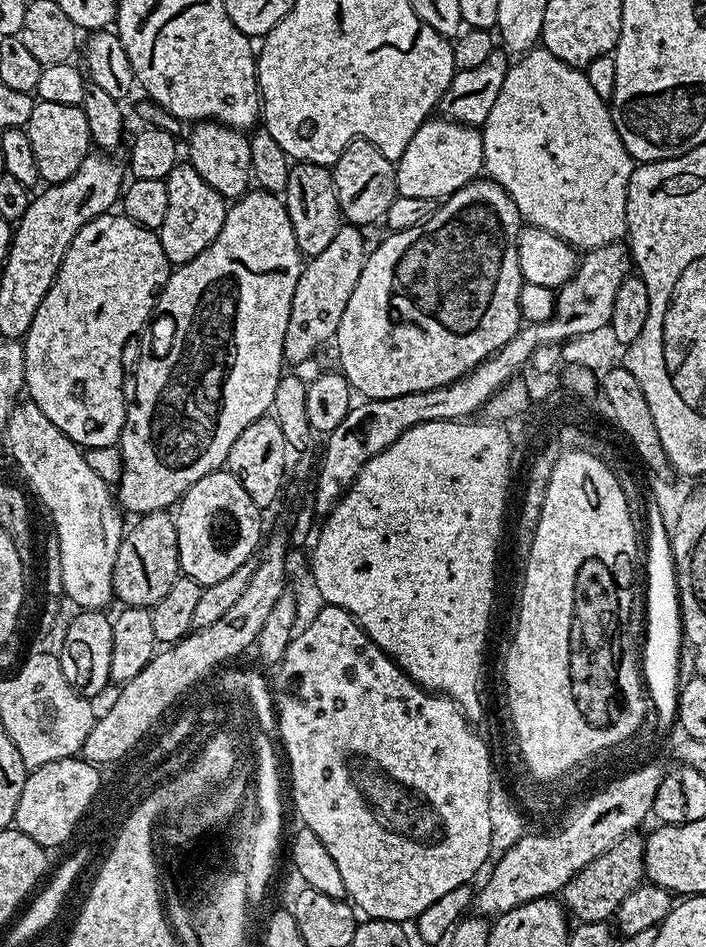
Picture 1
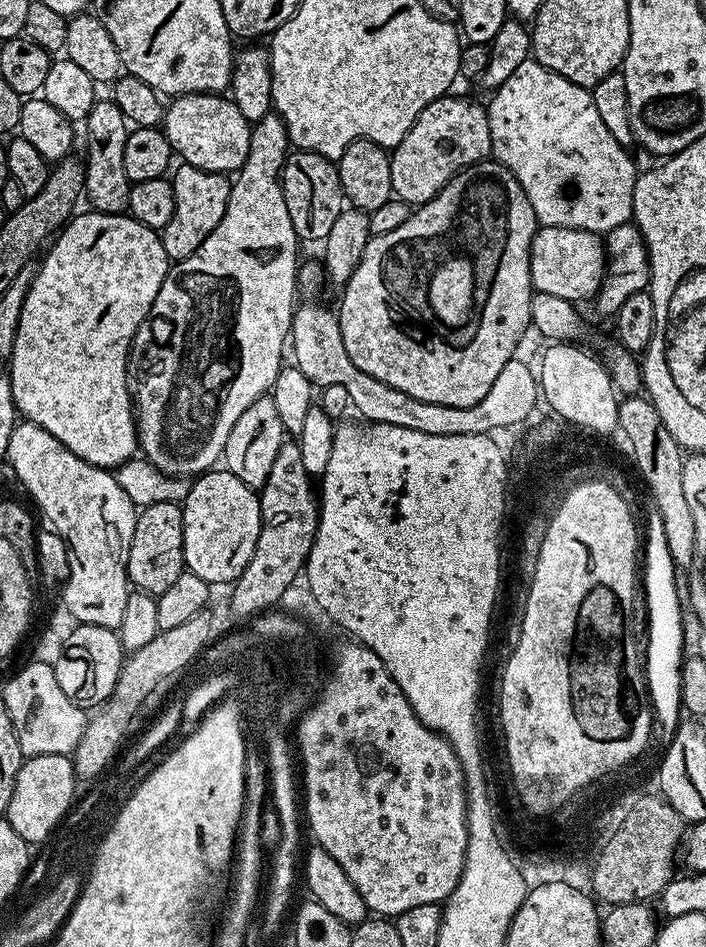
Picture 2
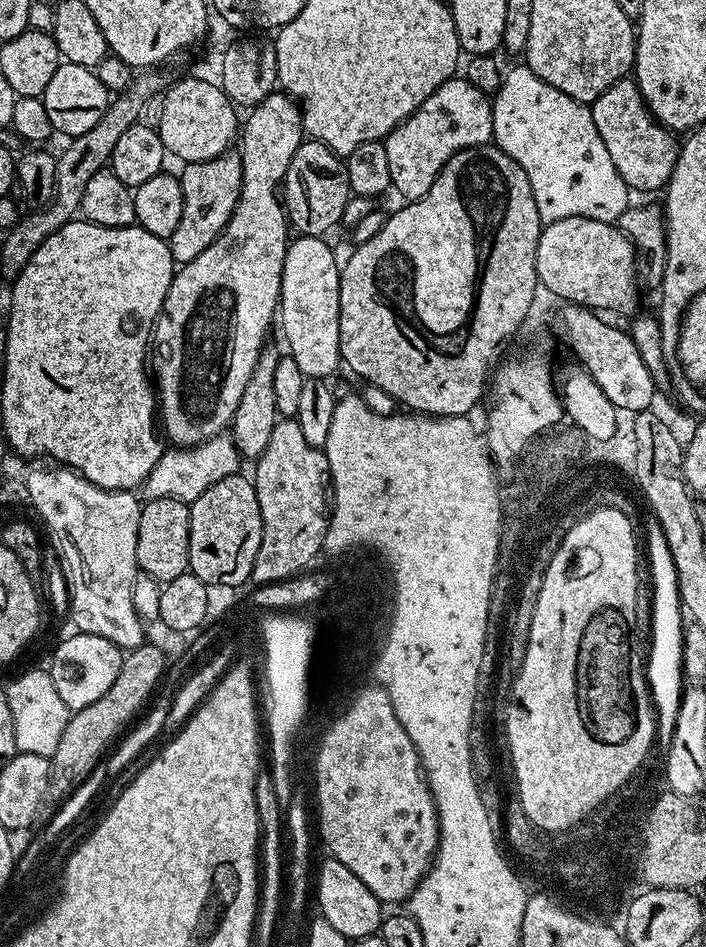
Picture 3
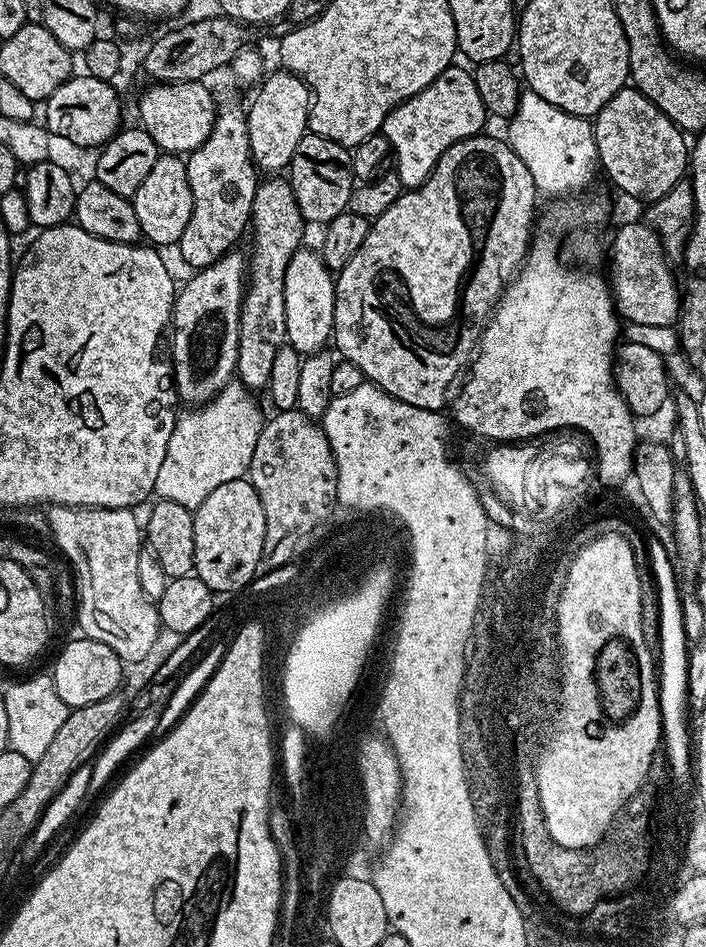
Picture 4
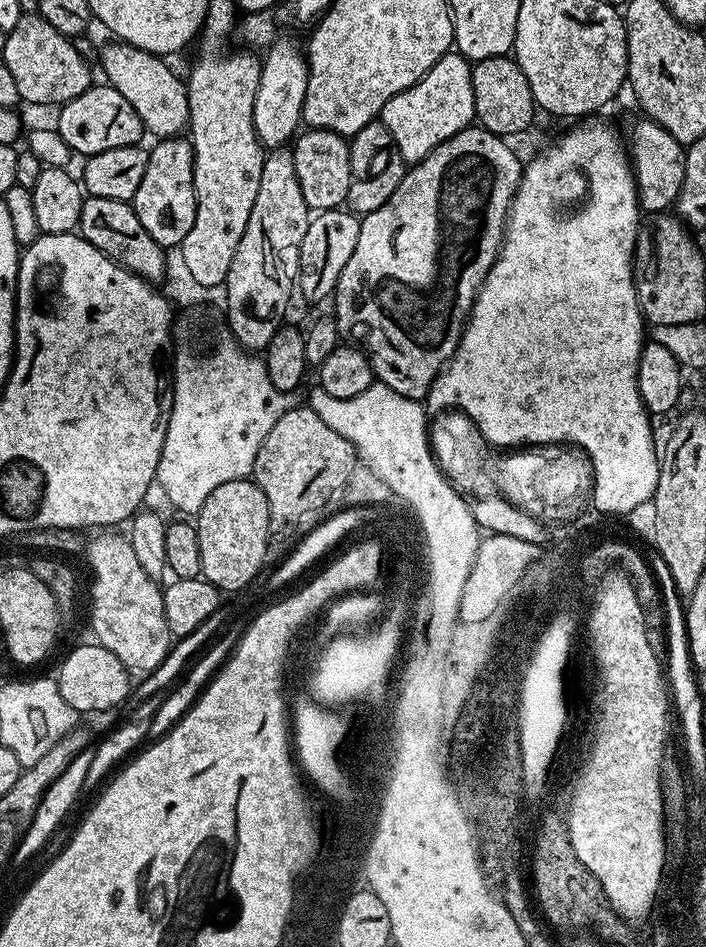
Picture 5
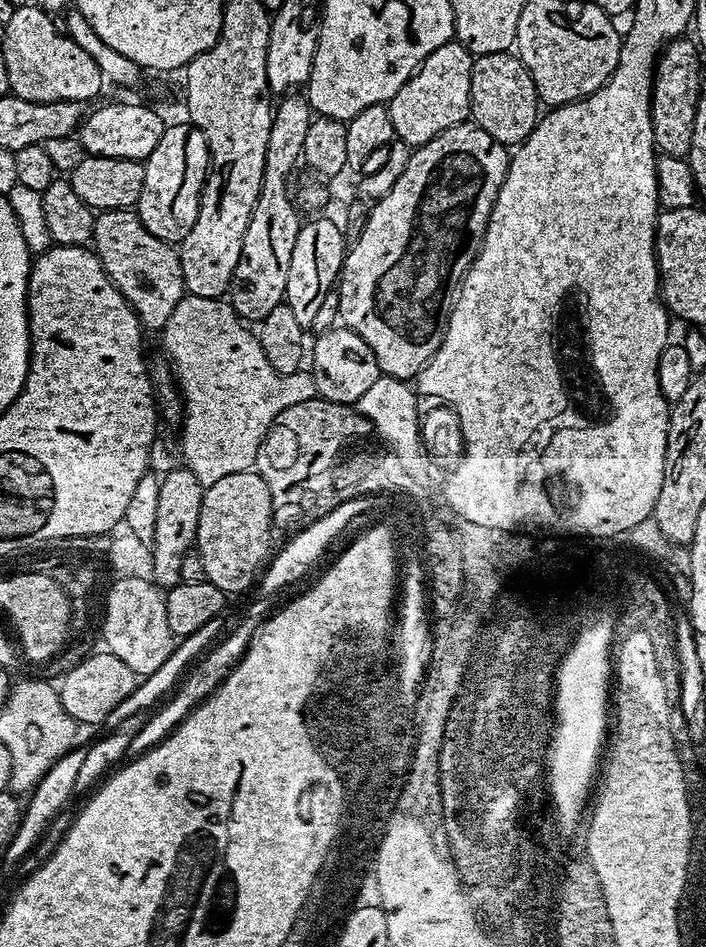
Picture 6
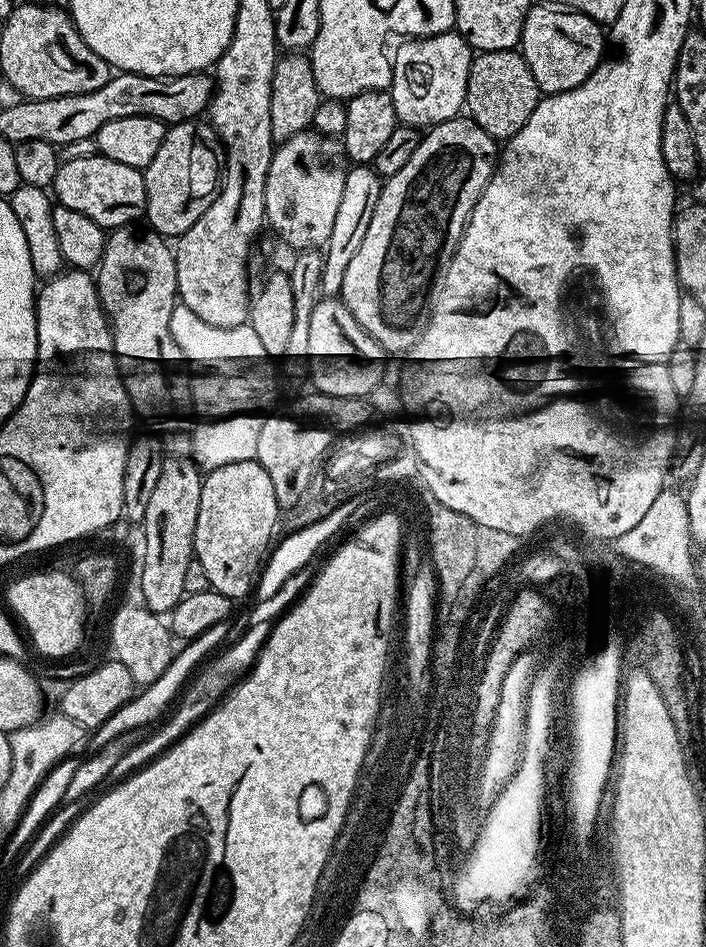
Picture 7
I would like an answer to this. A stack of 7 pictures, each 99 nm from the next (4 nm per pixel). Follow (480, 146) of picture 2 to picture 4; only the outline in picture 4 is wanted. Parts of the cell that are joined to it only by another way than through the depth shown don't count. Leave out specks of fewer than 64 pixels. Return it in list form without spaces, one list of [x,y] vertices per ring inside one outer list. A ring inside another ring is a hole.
[[[459,66],[442,70],[430,86],[402,102],[384,120],[382,134],[388,139],[391,155],[394,157],[394,171],[404,183],[405,189],[422,187],[426,178],[434,170],[438,158],[454,142],[462,142],[471,136],[479,136],[485,131],[484,120],[489,114],[484,108],[482,94],[478,94],[476,77]]]

